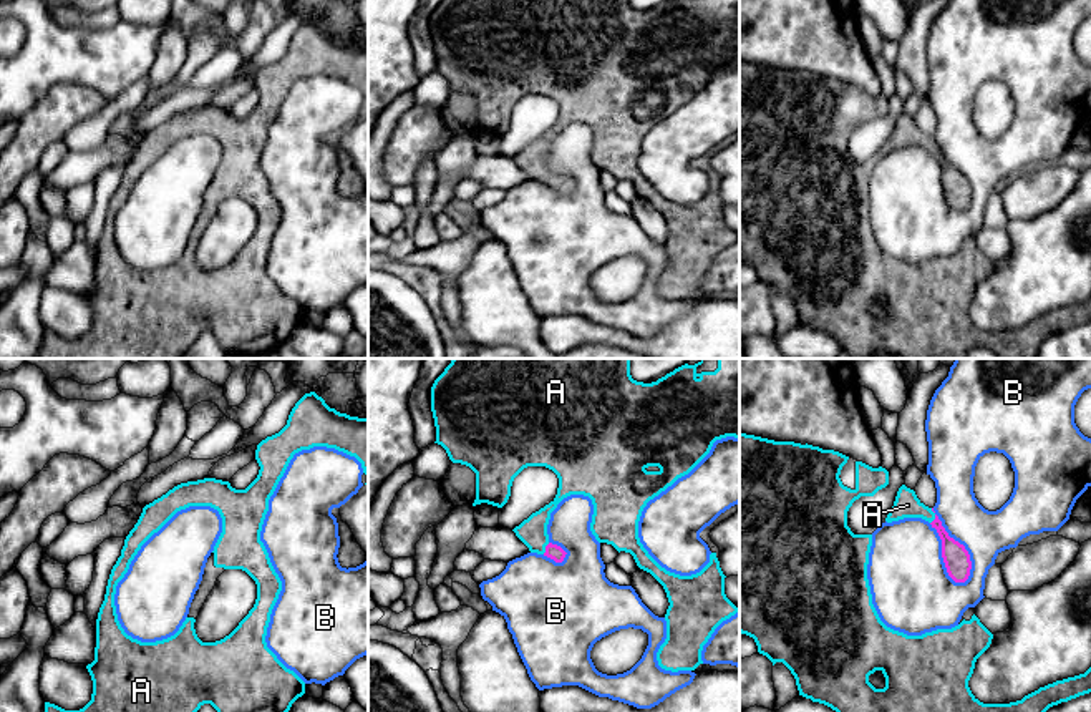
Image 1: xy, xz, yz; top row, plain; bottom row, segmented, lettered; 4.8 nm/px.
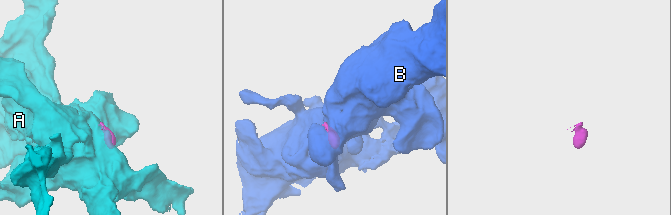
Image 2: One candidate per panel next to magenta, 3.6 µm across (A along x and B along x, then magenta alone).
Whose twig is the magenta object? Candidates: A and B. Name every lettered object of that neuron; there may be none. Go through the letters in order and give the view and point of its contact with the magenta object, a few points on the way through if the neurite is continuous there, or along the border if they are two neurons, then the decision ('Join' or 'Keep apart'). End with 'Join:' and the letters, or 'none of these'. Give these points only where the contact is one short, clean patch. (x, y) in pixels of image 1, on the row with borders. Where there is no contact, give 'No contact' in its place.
A: Touches magenta at yz (935, 516). Path across: yz (957, 561), (935, 516), (907, 505). Join
B: Touches magenta at yz (962, 545). Keep apart
Join: A

